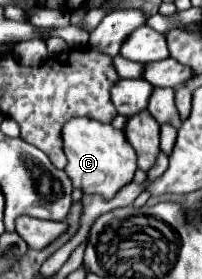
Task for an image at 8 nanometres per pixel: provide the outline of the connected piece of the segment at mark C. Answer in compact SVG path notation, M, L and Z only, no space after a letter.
M71 119L63 129L63 149L67 155L65 173L71 177L73 187L81 189L85 195L101 195L103 199L113 199L119 189L133 181L137 171L137 155L125 133L113 125L105 125L93 119Z

